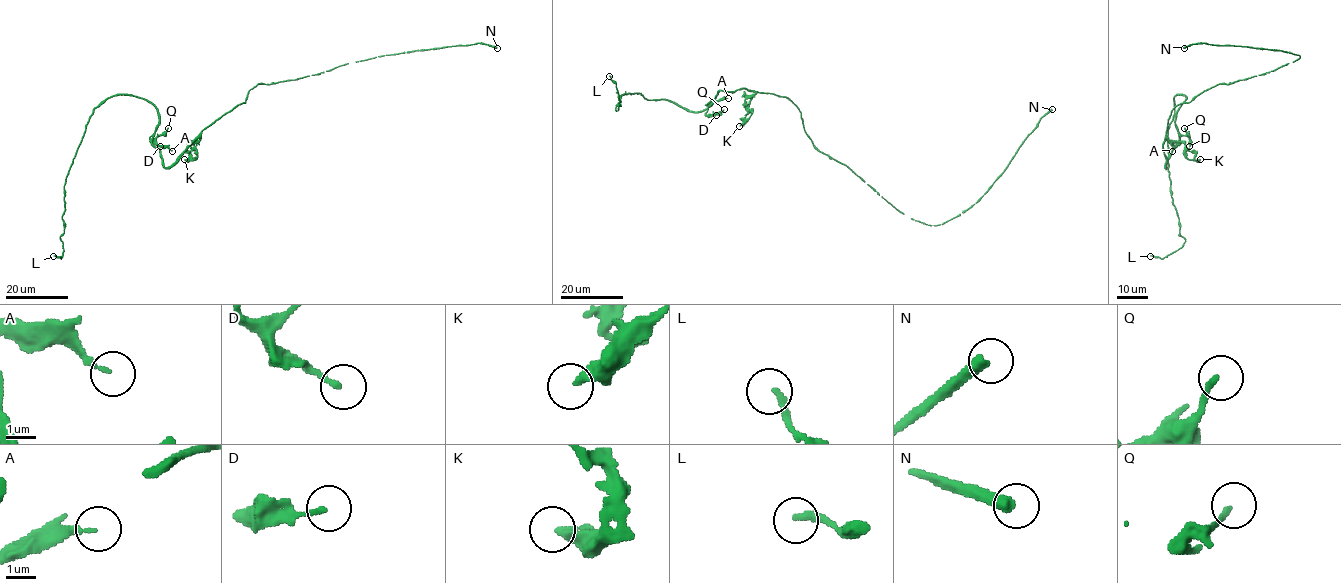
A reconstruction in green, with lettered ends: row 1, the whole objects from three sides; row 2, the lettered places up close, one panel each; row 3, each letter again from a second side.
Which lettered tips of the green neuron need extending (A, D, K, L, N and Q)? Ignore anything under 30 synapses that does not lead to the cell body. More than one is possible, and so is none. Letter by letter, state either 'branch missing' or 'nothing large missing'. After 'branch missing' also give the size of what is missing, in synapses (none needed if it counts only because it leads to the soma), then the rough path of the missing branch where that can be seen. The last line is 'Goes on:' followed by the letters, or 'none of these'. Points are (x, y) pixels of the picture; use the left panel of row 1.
A: nothing large missing
D: nothing large missing
K: nothing large missing
L: nothing large missing
N: branch missing | 100 syn
Q: nothing large missing
Goes on: N

